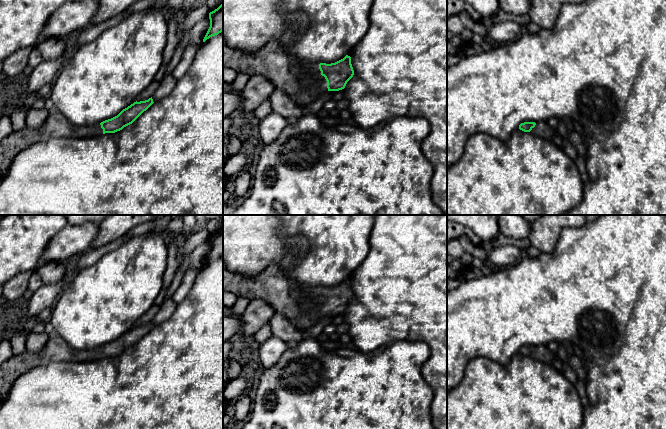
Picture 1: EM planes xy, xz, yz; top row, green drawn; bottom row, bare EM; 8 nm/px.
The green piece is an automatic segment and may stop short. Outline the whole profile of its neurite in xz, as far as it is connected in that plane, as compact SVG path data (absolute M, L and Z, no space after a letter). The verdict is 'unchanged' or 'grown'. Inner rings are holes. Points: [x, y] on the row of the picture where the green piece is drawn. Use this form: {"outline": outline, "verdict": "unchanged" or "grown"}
{"outline": "M223 40L223 67L250 76L263 76L275 89L283 91L300 107L309 105L316 97L328 91L344 89L354 75L351 57L348 55L331 64L301 66L294 64L292 58L282 52L279 43L275 40L267 43L253 55L231 48ZM301 73L316 78L316 85L305 88L299 80Z", "verdict": "grown"}

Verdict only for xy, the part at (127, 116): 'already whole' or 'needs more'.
needs more

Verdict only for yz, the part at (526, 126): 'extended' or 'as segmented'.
extended

